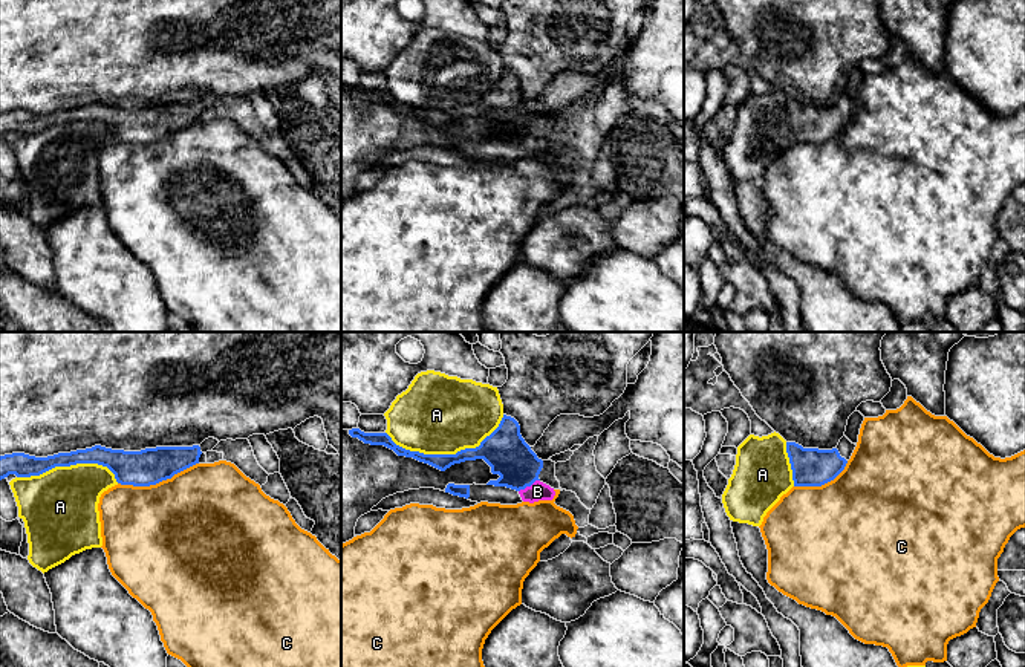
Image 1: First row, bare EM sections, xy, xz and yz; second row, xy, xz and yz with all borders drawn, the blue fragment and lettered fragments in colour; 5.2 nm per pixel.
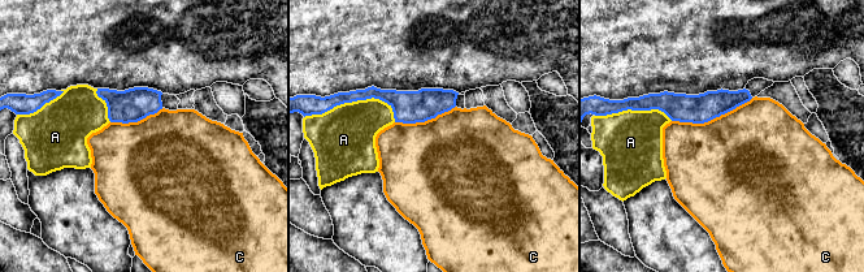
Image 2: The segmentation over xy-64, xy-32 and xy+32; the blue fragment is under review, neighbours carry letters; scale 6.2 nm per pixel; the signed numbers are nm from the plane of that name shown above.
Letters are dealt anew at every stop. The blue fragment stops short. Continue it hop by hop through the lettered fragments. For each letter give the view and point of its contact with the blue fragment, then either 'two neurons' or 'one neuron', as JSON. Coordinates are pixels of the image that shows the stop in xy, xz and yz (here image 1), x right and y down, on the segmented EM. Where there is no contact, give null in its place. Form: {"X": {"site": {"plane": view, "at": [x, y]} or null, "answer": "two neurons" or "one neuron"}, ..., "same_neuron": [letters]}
{"A": {"site": {"plane": "xz", "at": [447, 455]}, "answer": "two neurons"}, "B": {"site": {"plane": "xz", "at": [528, 485]}, "answer": "one neuron"}, "C": {"site": {"plane": "xy", "at": [158, 482]}, "answer": "two neurons"}, "same_neuron": ["B"]}

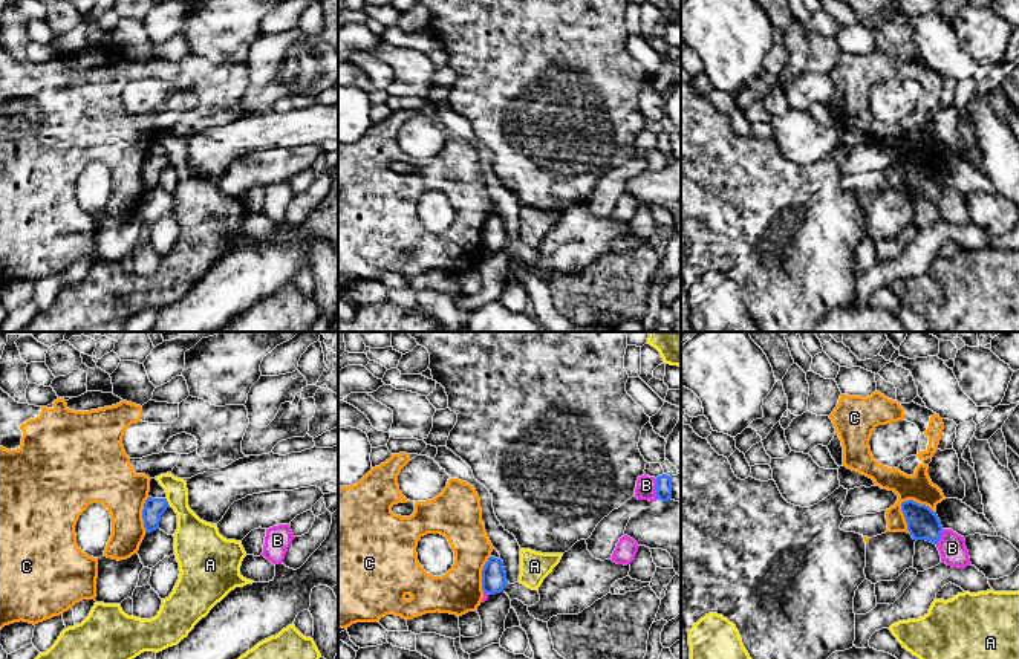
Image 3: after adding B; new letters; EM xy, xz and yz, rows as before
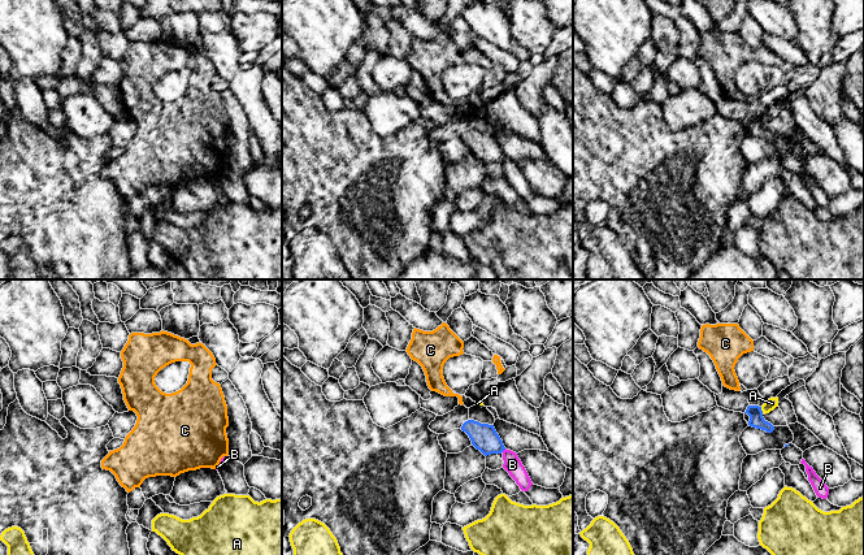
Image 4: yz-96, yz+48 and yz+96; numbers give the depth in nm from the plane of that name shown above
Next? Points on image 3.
{"A": {"site": {"plane": "xy", "at": [167, 503]}, "answer": "two neurons"}, "B": {"site": {"plane": "xz", "at": [655, 490]}, "answer": "two neurons"}, "C": {"site": {"plane": "yz", "at": [918, 503]}, "answer": "two neurons"}, "same_neuron": []}

